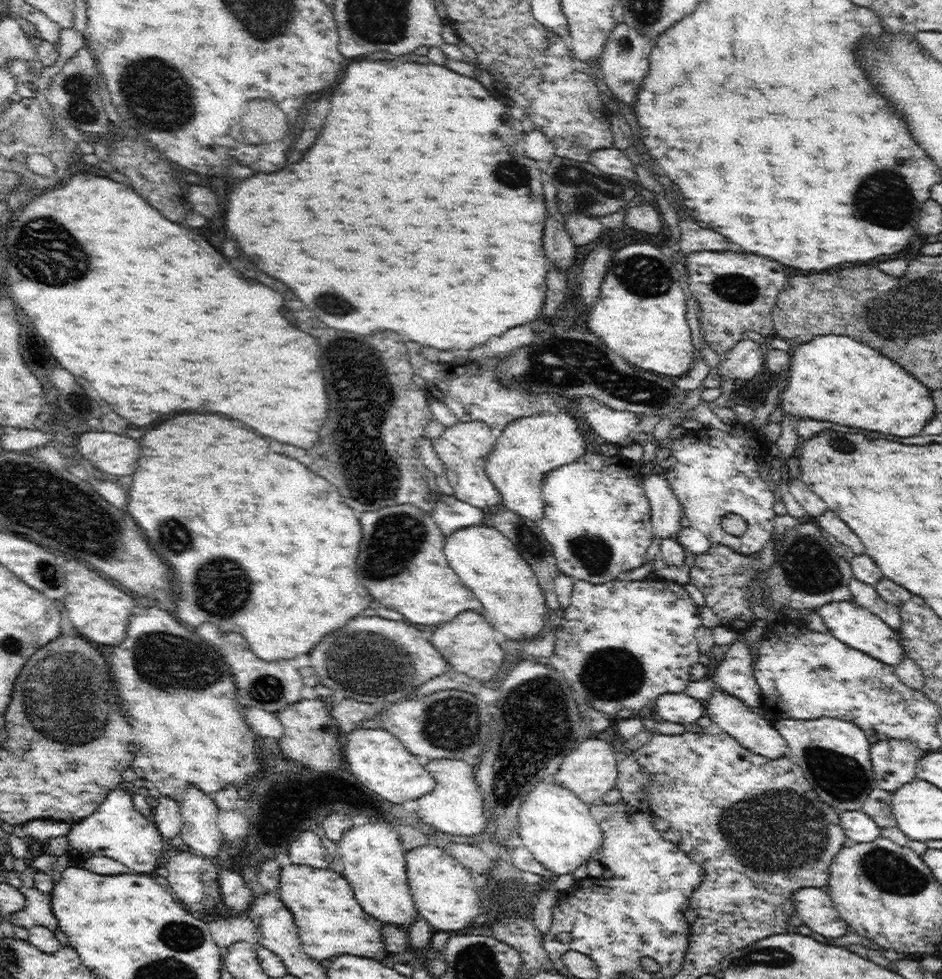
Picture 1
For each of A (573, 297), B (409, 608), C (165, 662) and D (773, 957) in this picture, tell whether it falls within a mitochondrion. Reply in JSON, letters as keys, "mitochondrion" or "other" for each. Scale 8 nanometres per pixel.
{"A":"other","B":"other","C":"mitochondrion","D":"mitochondrion"}

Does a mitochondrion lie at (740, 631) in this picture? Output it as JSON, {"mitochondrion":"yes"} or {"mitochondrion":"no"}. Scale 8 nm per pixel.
{"mitochondrion":"no"}

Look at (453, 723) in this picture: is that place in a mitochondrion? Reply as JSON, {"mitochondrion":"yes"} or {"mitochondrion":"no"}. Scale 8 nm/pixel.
{"mitochondrion":"yes"}

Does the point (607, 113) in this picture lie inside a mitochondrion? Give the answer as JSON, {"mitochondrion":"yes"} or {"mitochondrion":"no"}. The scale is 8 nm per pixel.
{"mitochondrion":"no"}

